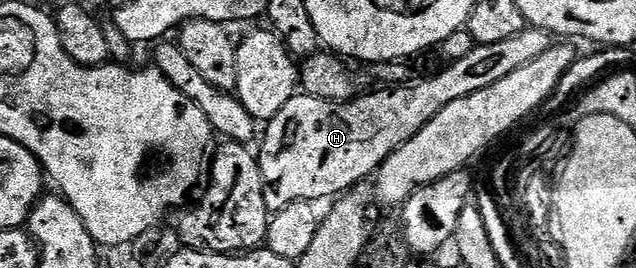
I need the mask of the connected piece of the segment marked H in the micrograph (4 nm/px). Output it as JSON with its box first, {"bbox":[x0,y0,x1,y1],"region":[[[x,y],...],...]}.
{"bbox":[257,26,553,213],"region":[[[527,26],[515,37],[505,38],[492,44],[480,44],[465,58],[452,60],[440,76],[431,76],[420,84],[395,86],[385,92],[383,90],[362,98],[350,101],[332,101],[319,99],[316,96],[297,94],[281,108],[271,121],[266,123],[265,136],[261,148],[257,150],[259,169],[262,174],[262,190],[265,193],[265,204],[268,211],[277,213],[295,201],[309,200],[320,202],[323,198],[336,197],[354,189],[361,180],[374,175],[380,165],[395,153],[405,142],[409,142],[422,128],[449,102],[457,102],[457,98],[465,98],[469,94],[477,94],[477,90],[485,90],[485,86],[493,86],[493,82],[501,82],[505,74],[513,74],[521,66],[533,62],[533,58],[541,58],[545,50],[553,45],[551,33]]]}

